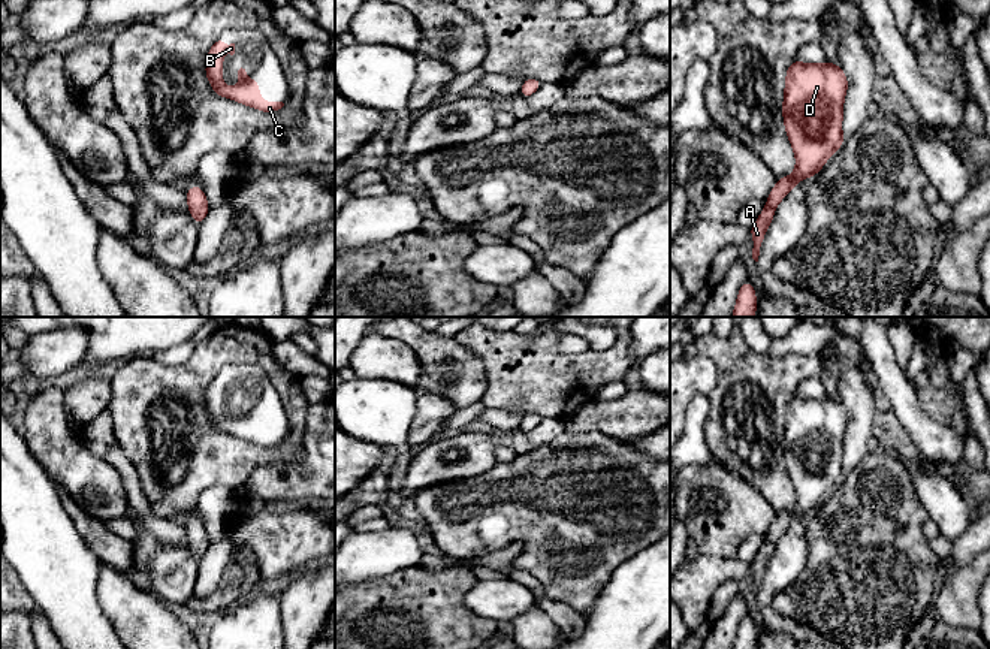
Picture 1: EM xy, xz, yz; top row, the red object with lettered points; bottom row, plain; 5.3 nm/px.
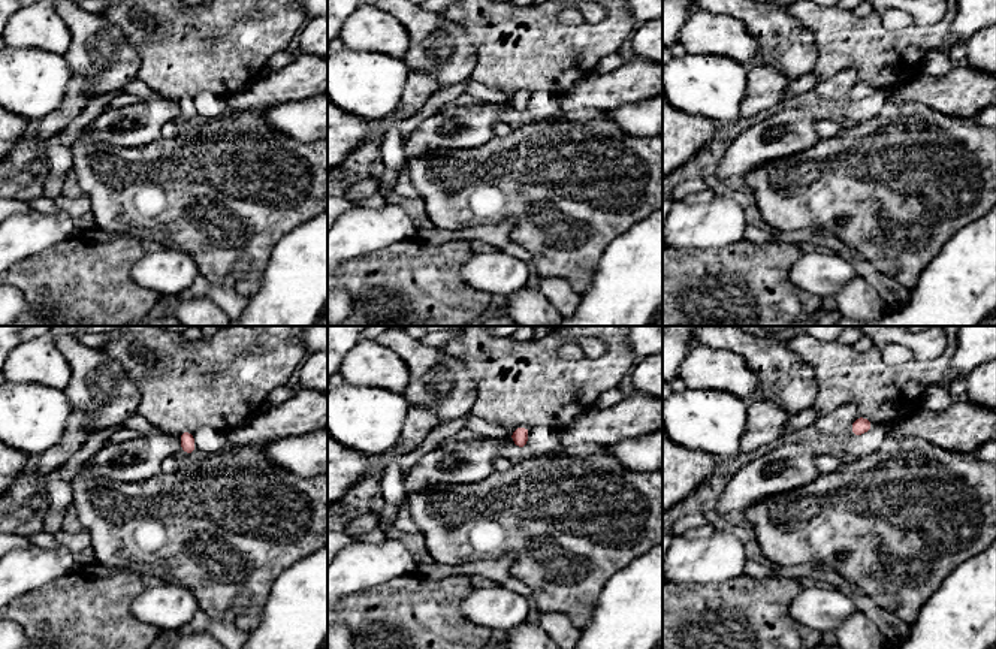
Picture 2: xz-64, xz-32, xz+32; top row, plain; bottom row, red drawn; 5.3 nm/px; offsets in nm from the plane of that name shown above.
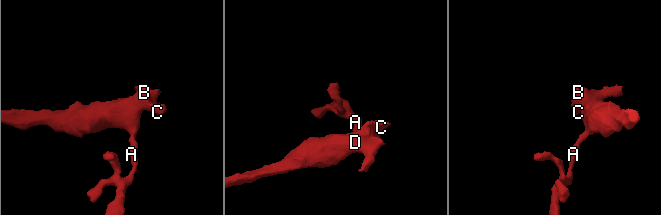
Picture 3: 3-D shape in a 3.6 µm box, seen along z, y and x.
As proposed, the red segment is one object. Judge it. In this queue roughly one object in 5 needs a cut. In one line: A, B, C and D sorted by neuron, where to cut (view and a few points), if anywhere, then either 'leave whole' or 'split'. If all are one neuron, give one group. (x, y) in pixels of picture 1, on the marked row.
A B C D | no cut | leave whole

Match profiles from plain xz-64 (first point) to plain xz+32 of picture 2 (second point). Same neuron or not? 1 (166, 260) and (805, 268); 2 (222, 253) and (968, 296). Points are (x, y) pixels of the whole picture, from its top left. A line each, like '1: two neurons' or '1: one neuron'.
1: one neuron
2: two neurons

